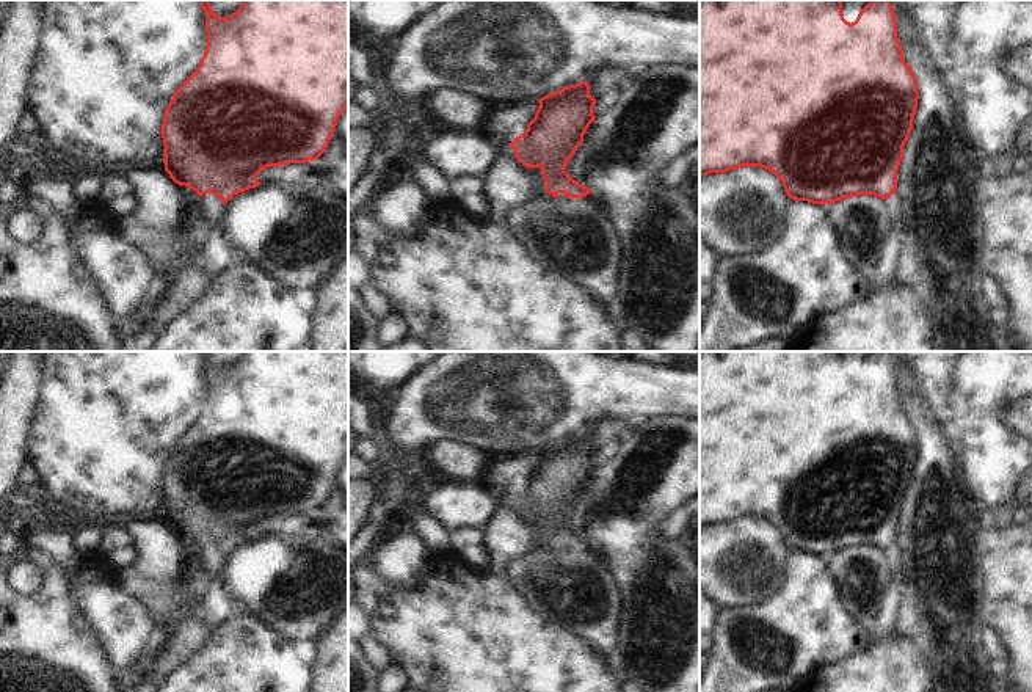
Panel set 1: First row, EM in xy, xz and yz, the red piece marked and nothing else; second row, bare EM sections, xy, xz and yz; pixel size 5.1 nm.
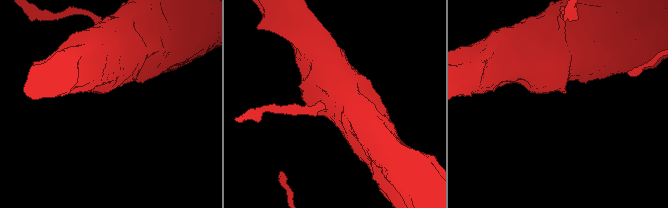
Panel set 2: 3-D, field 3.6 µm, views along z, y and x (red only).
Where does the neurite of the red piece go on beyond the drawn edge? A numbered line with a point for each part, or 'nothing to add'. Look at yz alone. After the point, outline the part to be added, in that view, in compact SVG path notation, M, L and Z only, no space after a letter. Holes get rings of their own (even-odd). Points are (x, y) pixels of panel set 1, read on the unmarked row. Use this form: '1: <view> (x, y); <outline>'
1: yz (888, 614); M896 543L888 551L885 551L885 554L892 573L892 581L885 592L881 607L875 617L877 631L874 634L880 637L889 636L894 631L902 604L900 588L903 585L903 577L899 574L903 570L900 548Z

